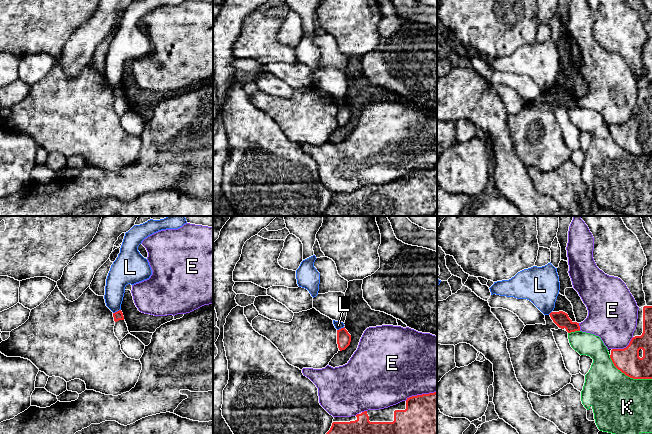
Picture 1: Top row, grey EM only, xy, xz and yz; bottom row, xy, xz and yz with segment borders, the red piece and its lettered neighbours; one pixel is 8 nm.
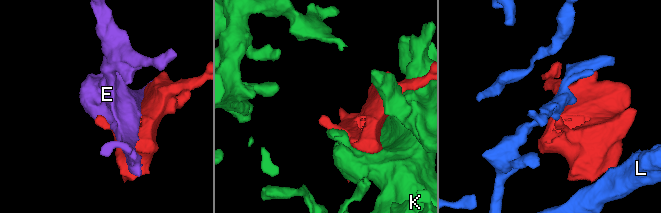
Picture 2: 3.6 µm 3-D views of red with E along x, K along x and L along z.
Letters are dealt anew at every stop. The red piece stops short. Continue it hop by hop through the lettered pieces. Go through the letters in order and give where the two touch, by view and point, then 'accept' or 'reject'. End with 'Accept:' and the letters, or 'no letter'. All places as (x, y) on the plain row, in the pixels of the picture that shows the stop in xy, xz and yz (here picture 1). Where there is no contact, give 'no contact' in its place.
E: contact xz (420, 171); reject
K: contact yz (628, 152); reject
L: contact xy (117, 87); reject
Accept: no letter

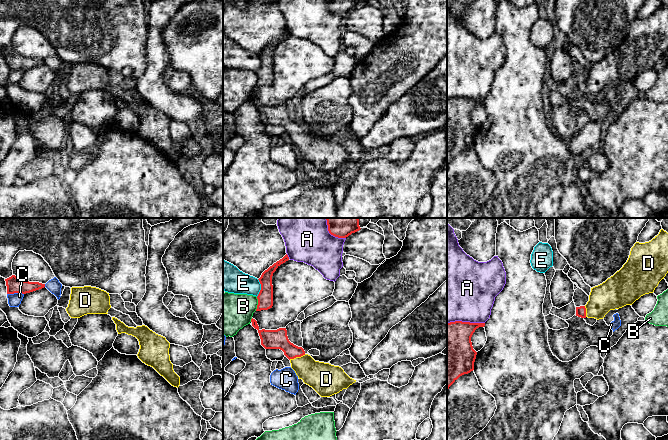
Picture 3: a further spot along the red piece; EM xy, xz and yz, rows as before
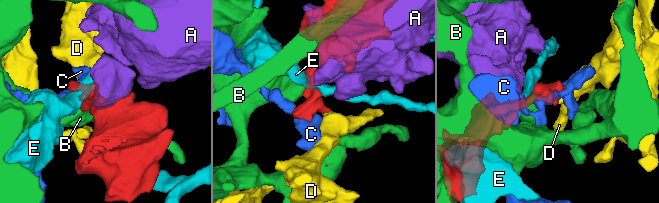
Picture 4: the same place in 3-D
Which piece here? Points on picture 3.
A: contact yz (465, 98); reject
B: contact xz (258, 80); reject
C: contact xy (15, 68); reject
D: contact xz (297, 132); accept
E: contact xz (261, 64); reject
Accept: D

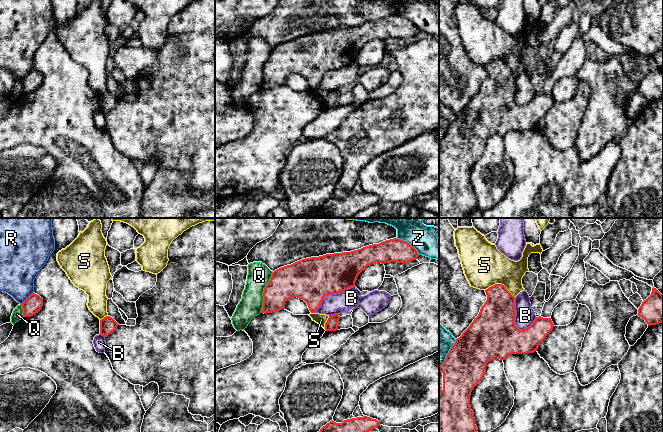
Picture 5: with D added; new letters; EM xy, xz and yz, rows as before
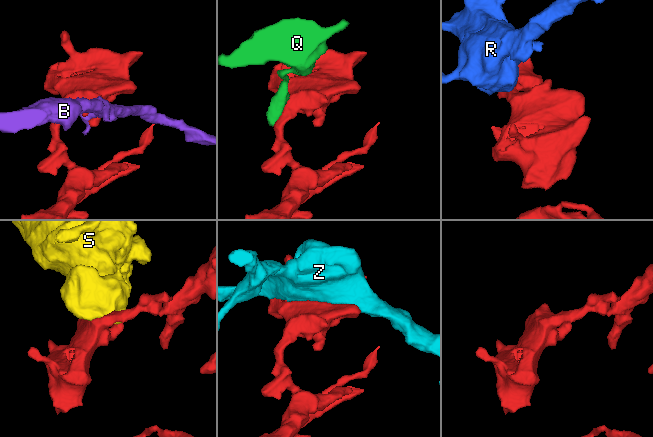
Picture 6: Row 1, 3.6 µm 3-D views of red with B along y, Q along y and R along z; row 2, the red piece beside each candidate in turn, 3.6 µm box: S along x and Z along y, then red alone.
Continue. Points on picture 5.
B: contact yz (515, 91); reject
Q: contact xz (263, 68); reject
R: contact xy (27, 74); reject
S: contact yz (500, 60); reject
Z: contact xz (408, 19); reject
Accept: no letter

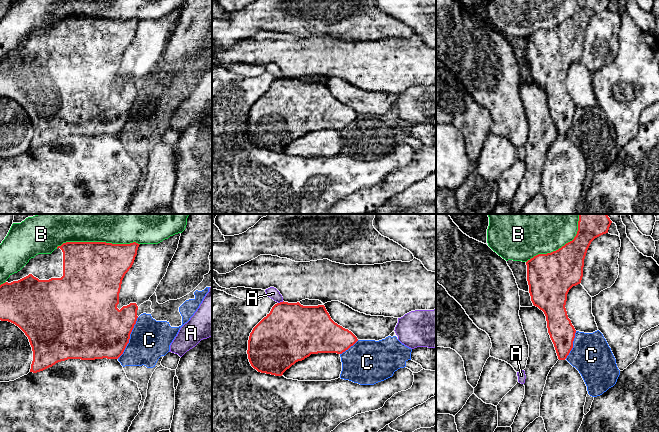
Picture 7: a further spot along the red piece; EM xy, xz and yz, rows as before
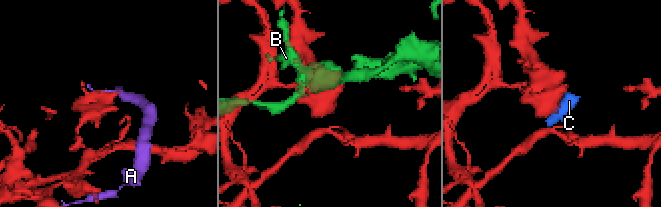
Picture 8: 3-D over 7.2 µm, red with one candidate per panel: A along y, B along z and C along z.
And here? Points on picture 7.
A: contact xz (280, 78); reject
B: contact xy (97, 18); reject
C: contact xy (129, 114); reject
Accept: no letter

